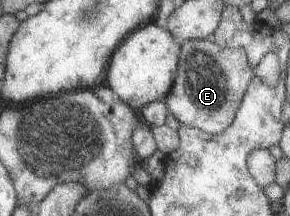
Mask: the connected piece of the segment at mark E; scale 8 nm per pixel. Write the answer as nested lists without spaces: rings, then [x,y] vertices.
[[[211,39],[189,40],[181,43],[179,67],[164,103],[181,125],[217,135],[233,123],[253,76],[253,66],[242,48],[227,48]]]

